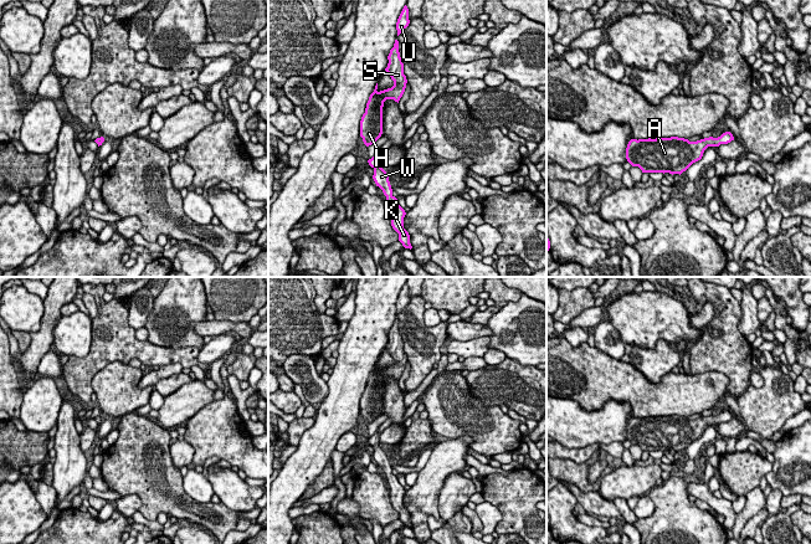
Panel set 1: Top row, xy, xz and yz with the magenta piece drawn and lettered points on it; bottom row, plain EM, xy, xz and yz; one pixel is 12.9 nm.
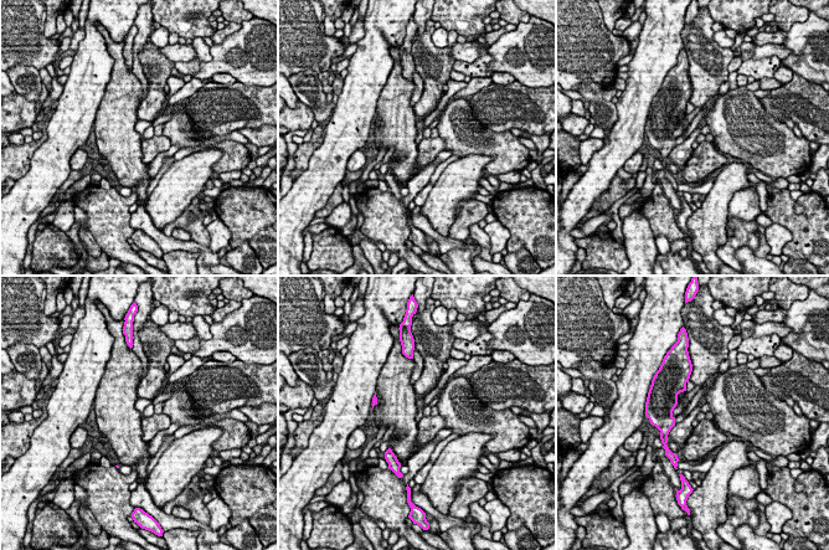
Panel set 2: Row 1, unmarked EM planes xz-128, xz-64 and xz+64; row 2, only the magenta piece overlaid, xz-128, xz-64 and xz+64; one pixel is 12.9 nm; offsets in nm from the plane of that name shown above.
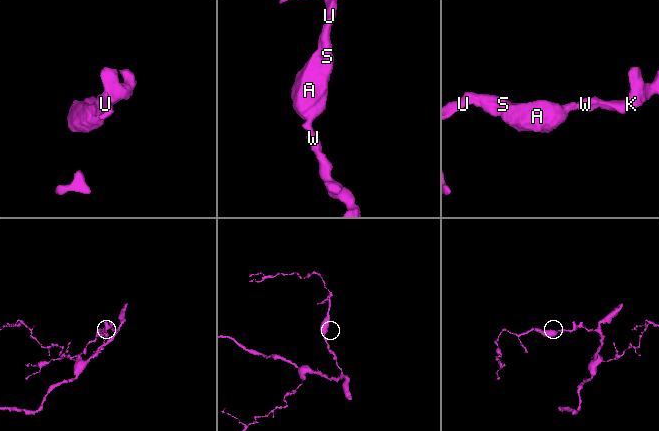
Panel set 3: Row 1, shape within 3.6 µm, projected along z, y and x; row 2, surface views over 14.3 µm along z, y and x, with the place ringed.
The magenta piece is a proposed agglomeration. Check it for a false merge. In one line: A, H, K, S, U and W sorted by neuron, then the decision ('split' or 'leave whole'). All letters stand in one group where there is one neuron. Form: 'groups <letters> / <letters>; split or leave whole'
groups A H K S U W; leave whole

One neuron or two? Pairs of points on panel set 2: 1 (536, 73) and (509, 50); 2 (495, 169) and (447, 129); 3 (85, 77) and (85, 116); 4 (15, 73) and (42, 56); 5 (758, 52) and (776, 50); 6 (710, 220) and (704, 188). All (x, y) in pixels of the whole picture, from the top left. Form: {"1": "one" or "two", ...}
{"1": "one", "2": "one", "3": "one", "4": "two", "5": "one", "6": "two"}

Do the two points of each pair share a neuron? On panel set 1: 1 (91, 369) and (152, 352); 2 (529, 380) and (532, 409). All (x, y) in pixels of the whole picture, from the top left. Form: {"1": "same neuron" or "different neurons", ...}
{"1": "same neuron", "2": "same neuron"}

